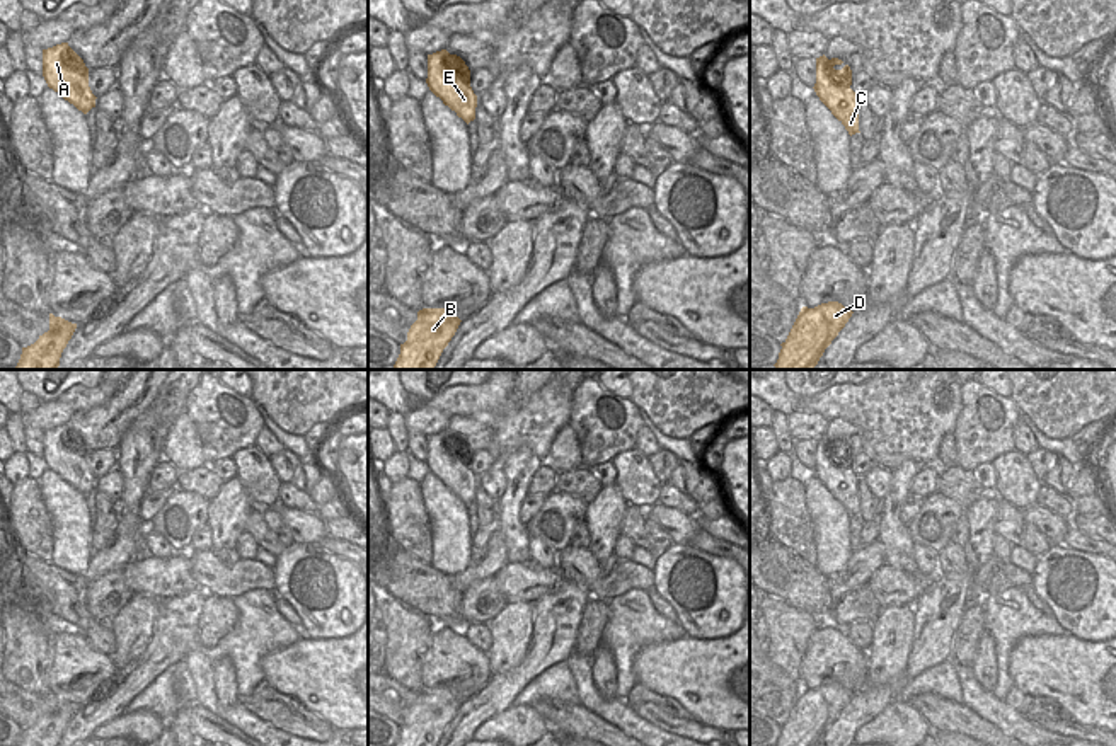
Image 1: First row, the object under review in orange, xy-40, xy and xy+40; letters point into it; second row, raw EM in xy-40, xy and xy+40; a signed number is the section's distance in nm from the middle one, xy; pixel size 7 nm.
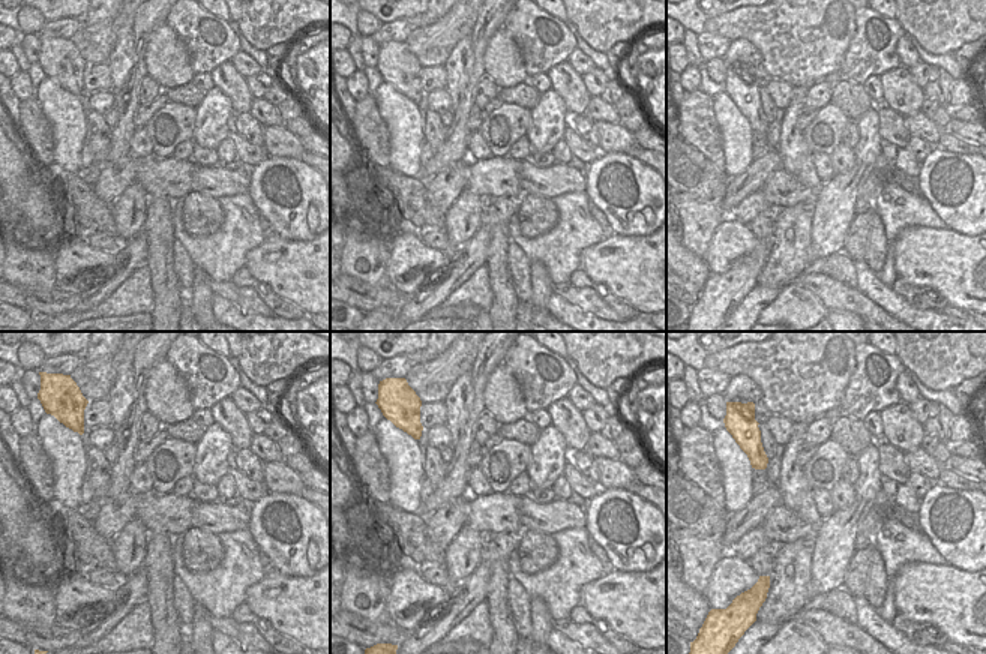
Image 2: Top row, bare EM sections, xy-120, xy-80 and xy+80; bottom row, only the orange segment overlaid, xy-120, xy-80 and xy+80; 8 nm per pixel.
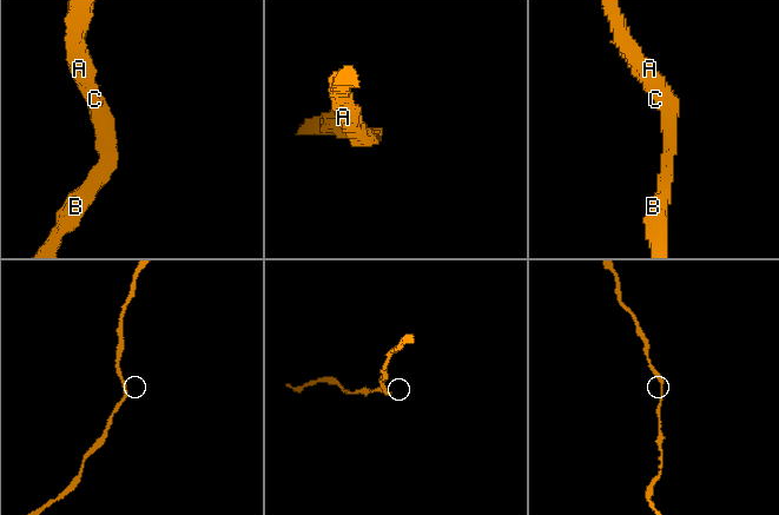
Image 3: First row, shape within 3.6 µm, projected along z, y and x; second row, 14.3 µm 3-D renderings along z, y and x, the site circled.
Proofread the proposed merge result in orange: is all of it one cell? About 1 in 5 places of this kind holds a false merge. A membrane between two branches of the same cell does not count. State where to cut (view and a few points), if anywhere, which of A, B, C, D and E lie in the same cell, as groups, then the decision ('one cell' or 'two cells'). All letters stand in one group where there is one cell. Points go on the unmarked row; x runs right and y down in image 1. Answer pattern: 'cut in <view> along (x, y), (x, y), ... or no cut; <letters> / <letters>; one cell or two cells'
no cut; A B C D E; one cell

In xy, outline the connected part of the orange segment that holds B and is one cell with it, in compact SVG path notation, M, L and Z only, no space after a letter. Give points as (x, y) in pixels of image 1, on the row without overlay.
M450 690L419 691L395 746L436 746L460 703Z

